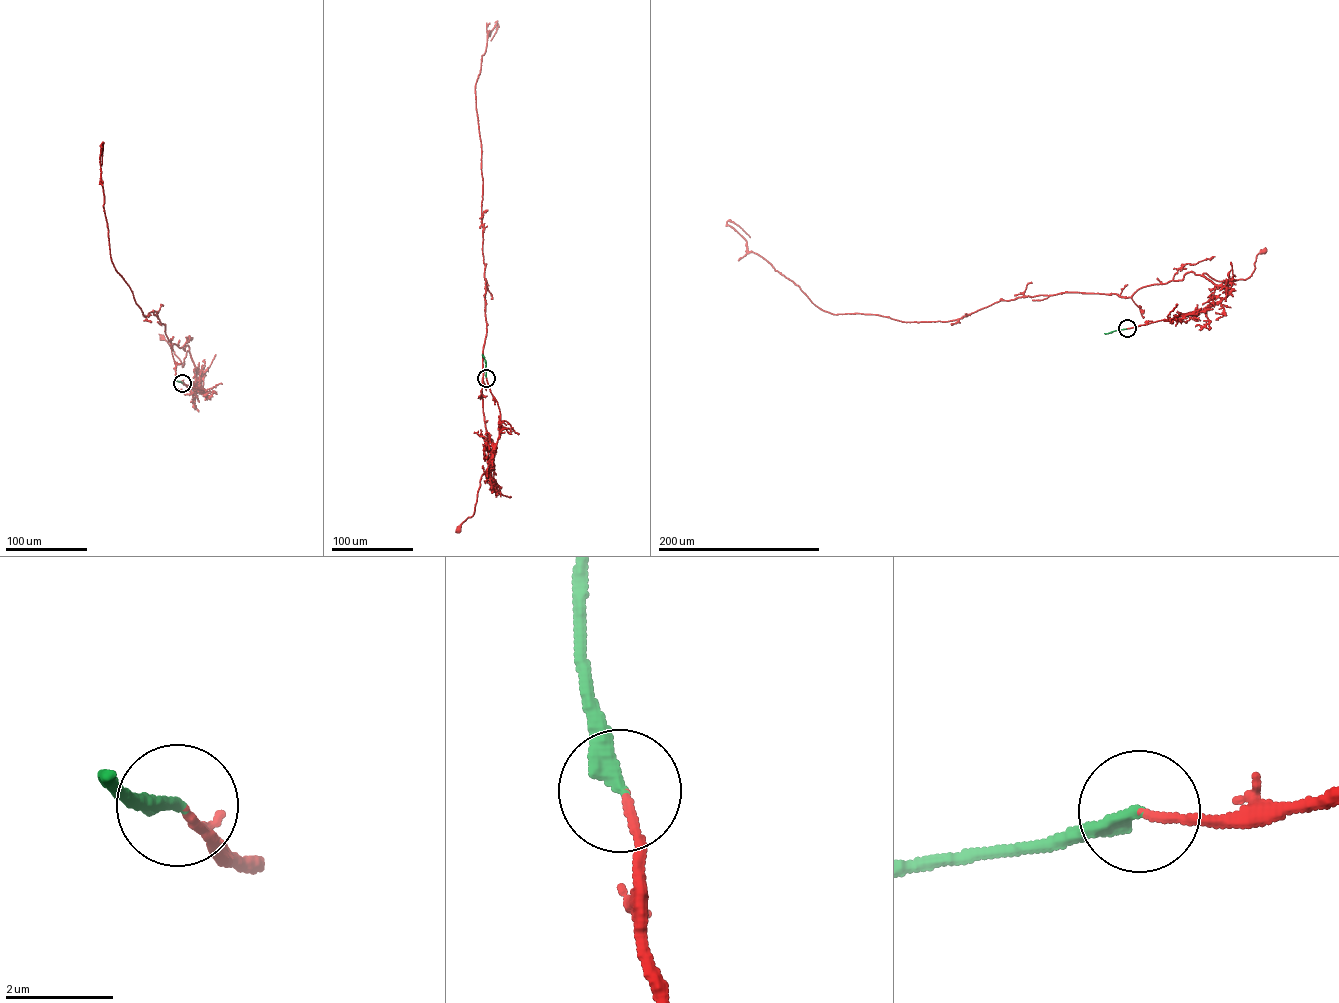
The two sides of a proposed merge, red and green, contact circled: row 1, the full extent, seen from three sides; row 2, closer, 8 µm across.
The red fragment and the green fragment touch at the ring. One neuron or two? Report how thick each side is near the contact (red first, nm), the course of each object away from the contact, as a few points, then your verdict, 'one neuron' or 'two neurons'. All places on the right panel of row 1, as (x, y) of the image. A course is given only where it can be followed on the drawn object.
130/280 nm | red via (1127, 328), (1182, 319), (1217, 304), (1231, 290), (1202, 274), (1219, 281), (1245, 279), (1263, 250) | green via (1127, 328), (1104, 333) | one neuron

